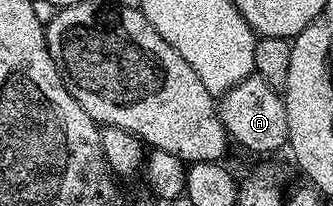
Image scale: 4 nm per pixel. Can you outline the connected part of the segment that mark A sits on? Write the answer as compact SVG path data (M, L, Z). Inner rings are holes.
M257 74L247 76L237 86L224 92L218 105L219 117L232 141L237 140L251 152L275 152L278 148L288 147L287 105L284 97L267 85L265 78Z

